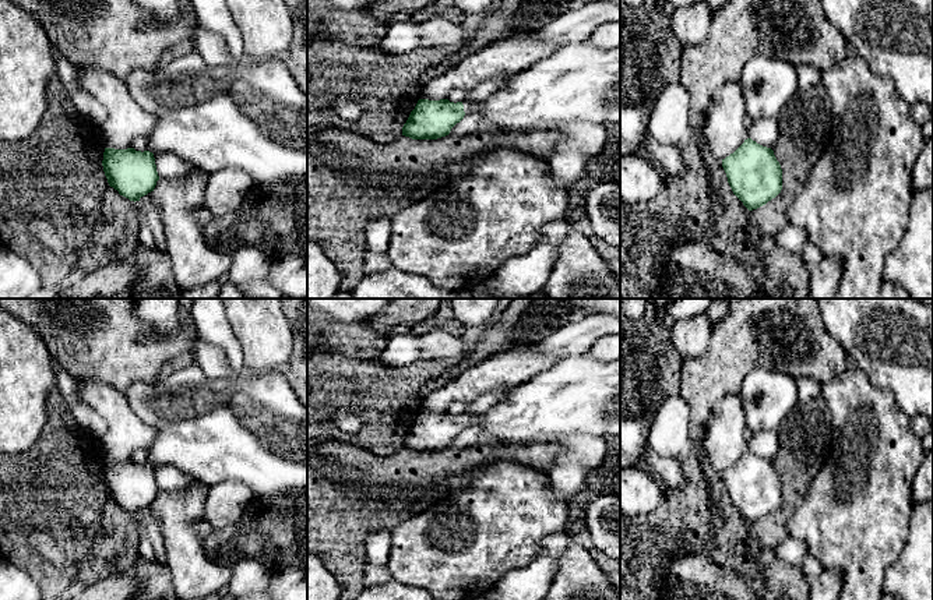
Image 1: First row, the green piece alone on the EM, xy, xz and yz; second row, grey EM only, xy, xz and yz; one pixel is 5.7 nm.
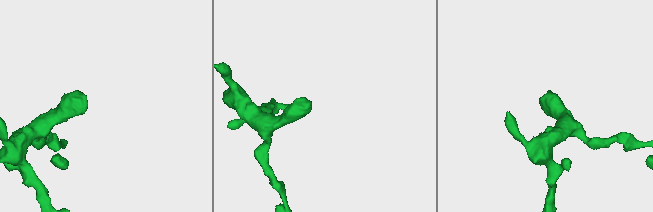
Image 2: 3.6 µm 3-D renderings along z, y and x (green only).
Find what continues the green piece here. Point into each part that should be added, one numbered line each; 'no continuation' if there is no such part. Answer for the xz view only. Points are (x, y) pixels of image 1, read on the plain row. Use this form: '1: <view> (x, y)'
1: xz (578, 394)

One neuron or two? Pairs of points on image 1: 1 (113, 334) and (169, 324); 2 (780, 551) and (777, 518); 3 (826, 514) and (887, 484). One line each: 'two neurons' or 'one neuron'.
1: two neurons
2: two neurons
3: one neuron

